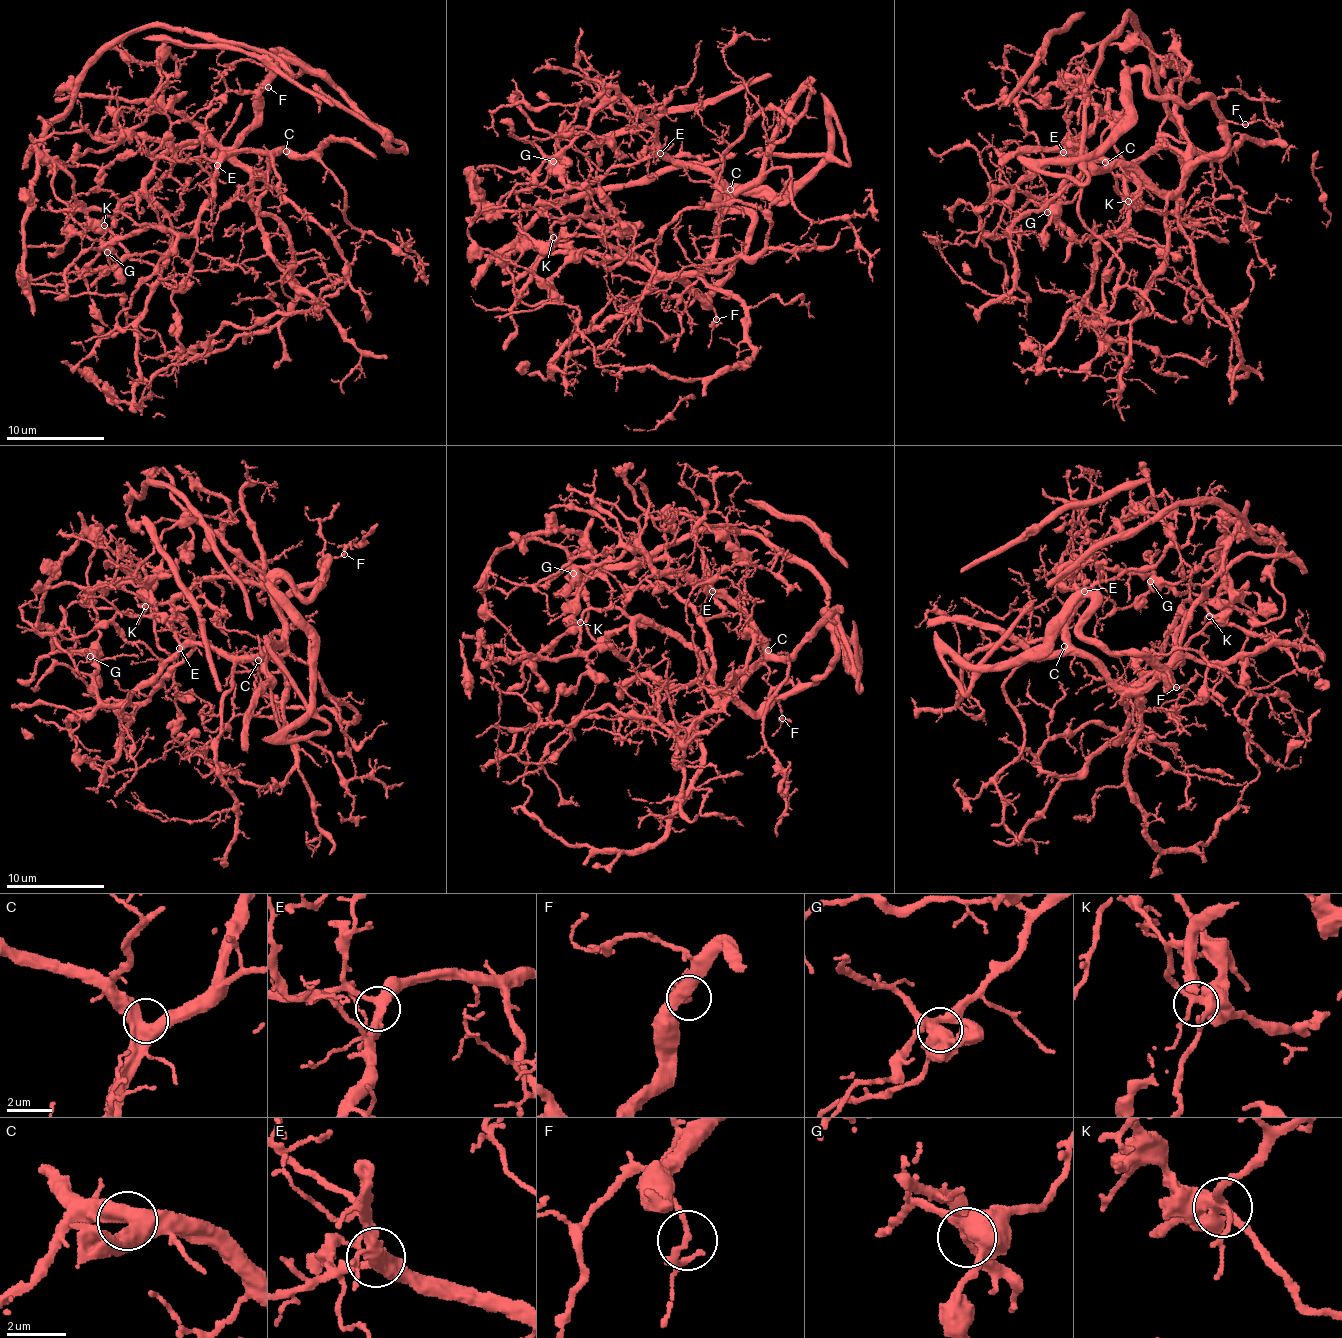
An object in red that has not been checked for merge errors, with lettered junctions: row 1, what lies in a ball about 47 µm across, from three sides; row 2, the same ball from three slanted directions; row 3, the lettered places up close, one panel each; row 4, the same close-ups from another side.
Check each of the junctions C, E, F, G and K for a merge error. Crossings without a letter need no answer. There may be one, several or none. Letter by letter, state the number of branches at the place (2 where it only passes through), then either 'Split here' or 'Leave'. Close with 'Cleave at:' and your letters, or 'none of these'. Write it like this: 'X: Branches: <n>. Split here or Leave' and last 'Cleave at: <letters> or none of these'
C: Branches: 3. Leave
E: Branches: 4. Leave
F: Branches: 2. Leave
G: Branches: 5. Leave
K: Branches: 4. Leave
Cleave at: none of these

